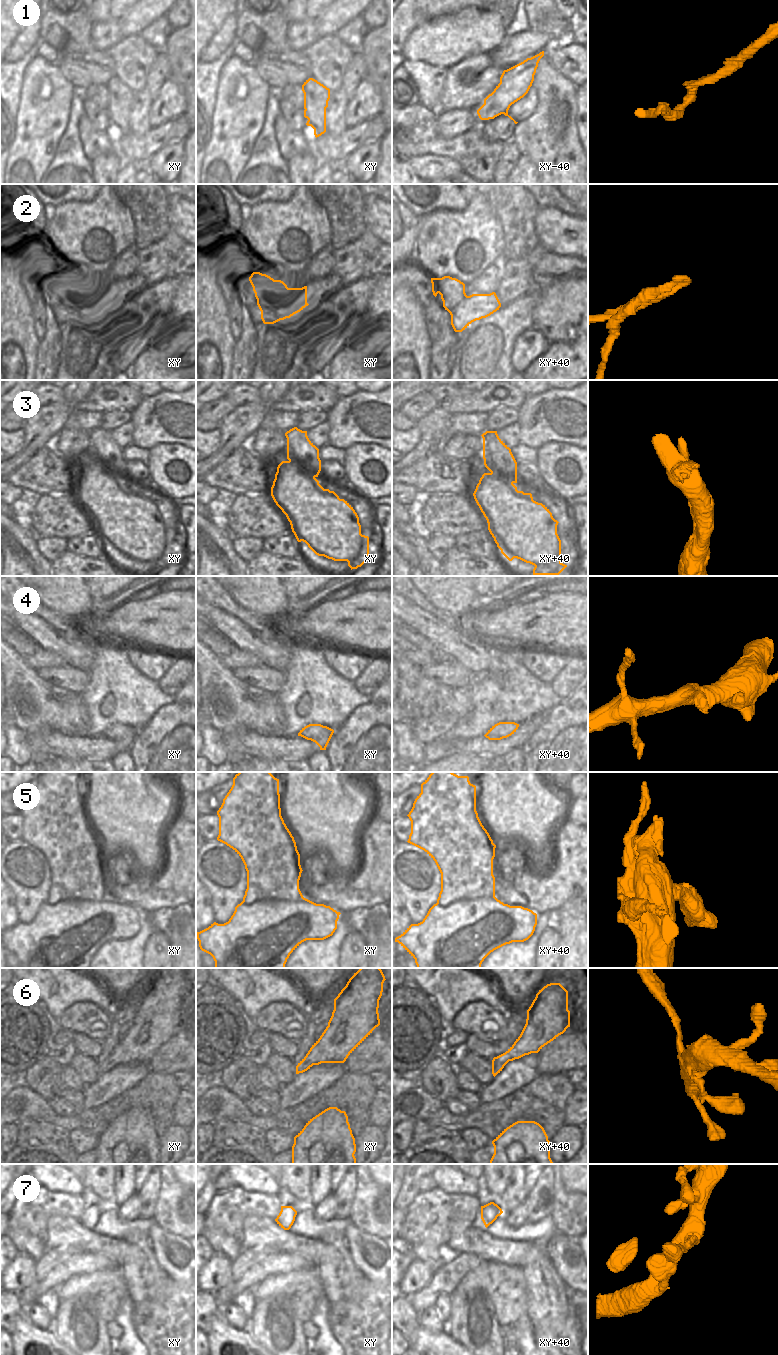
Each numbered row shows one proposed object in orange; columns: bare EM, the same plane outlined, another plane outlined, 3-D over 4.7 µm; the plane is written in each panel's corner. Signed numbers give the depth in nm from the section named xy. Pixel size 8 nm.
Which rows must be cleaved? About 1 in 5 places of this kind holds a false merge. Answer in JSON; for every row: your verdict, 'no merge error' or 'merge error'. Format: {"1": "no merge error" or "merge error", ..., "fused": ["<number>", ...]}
{"1": "merge error", "2": "merge error", "3": "no merge error", "4": "no merge error", "5": "merge error", "6": "no merge error", "7": "no merge error", "fused": ["1", "2", "5"]}

